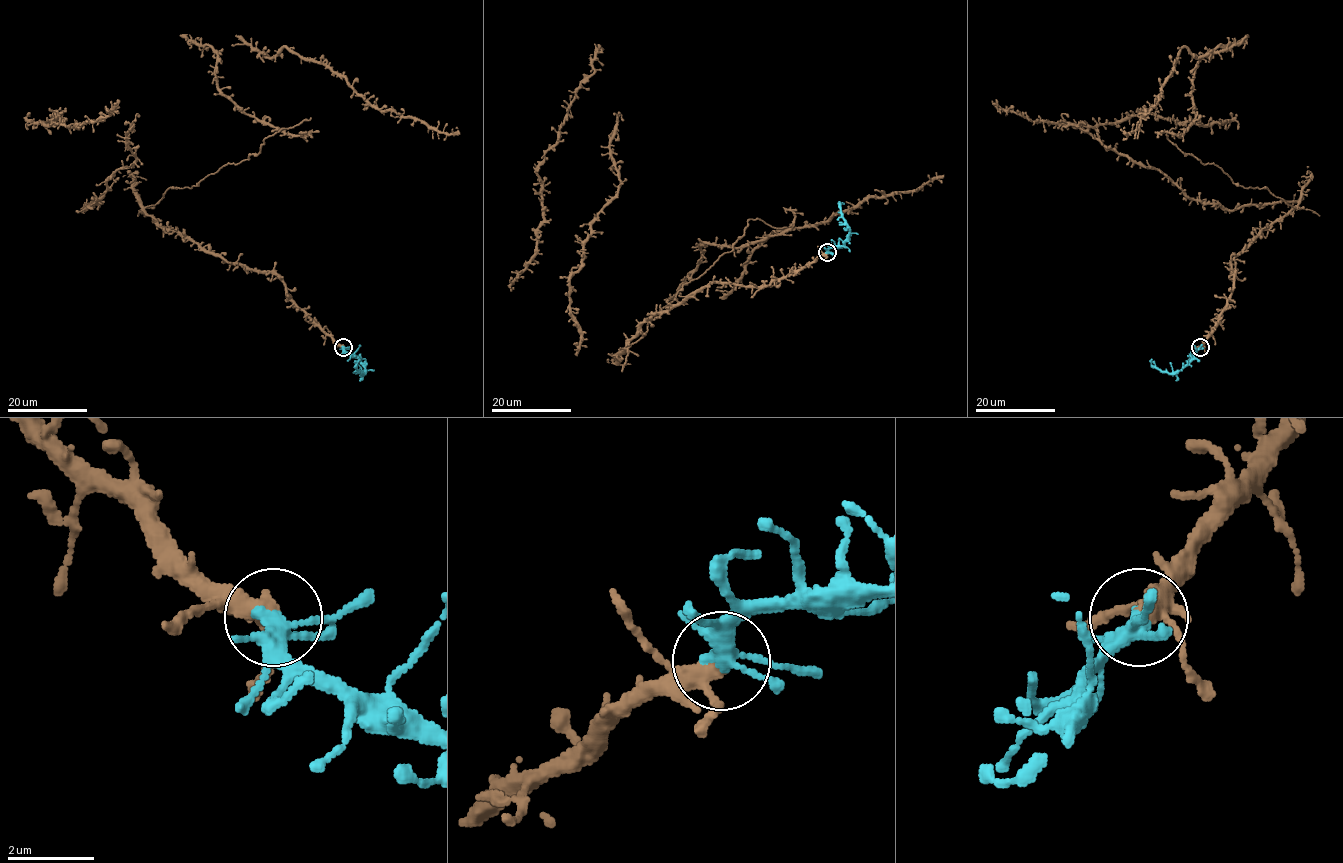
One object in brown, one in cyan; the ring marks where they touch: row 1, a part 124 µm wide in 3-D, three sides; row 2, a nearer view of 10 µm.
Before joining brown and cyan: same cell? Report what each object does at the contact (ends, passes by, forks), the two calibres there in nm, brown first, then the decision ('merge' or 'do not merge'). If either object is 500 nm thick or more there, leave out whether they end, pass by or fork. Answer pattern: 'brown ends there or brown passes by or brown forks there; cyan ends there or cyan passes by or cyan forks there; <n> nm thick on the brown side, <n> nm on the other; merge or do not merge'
brown passes by; cyan forks there; 340 nm thick on the brown side, 280 nm on the other; merge

